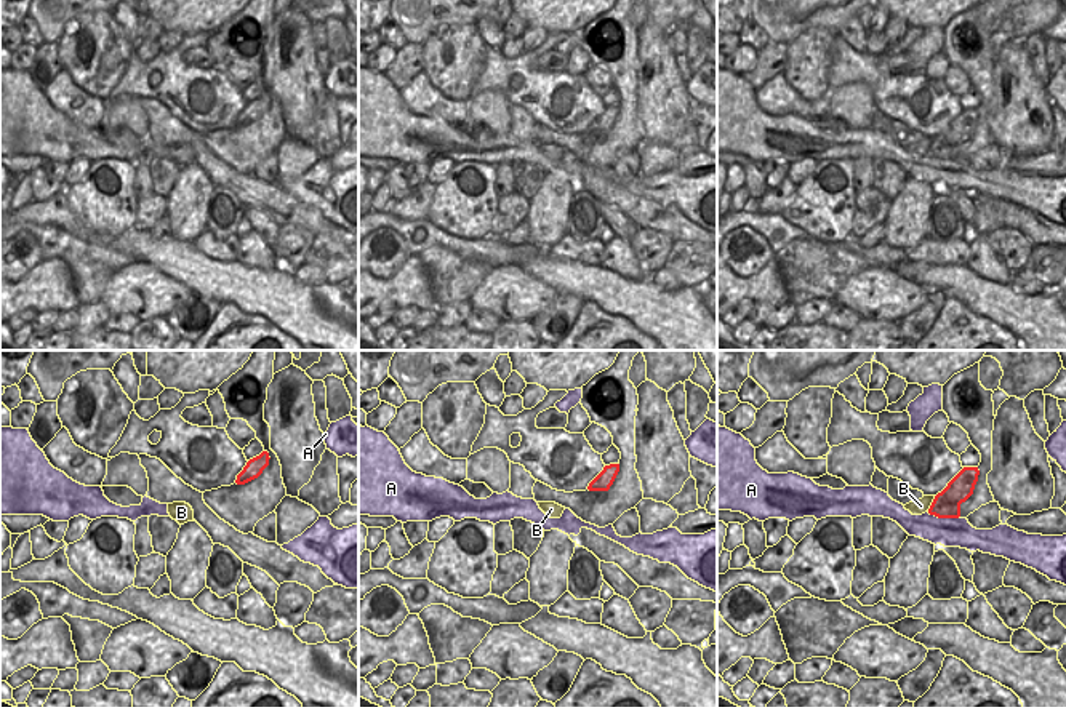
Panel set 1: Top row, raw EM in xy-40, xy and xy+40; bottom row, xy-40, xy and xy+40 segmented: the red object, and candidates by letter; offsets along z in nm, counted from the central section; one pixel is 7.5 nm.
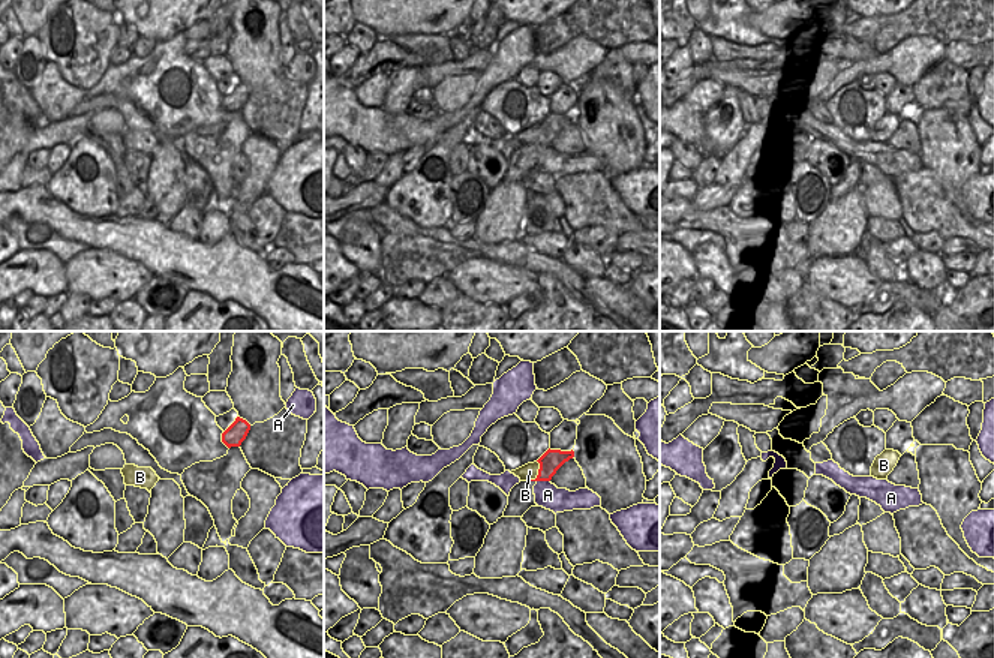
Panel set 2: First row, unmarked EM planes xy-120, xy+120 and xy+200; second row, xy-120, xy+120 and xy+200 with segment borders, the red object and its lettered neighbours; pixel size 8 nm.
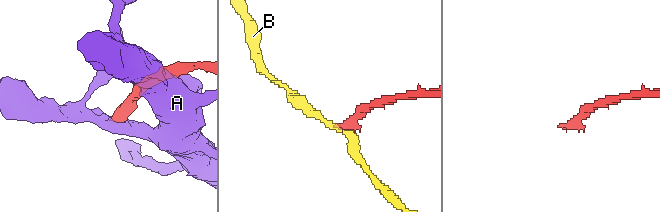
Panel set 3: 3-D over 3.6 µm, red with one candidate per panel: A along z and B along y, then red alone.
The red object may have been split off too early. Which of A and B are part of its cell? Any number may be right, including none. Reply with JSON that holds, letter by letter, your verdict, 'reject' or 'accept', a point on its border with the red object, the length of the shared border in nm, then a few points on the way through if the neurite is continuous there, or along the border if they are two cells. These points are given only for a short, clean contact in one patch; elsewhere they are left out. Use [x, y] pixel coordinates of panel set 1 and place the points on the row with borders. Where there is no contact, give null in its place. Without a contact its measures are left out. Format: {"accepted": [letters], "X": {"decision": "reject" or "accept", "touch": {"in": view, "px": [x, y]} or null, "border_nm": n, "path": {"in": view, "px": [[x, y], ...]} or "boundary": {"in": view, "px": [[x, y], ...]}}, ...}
{"accepted": [], "A": {"decision": "reject", "touch": {"in": "xy+40", "px": [943, 517]}, "border_nm": 240}, "B": {"decision": "reject", "touch": {"in": "xy+40", "px": [932, 504]}, "border_nm": 140, "boundary": {"in": "xy+40", "px": [[935, 496], [927, 511]]}}}

